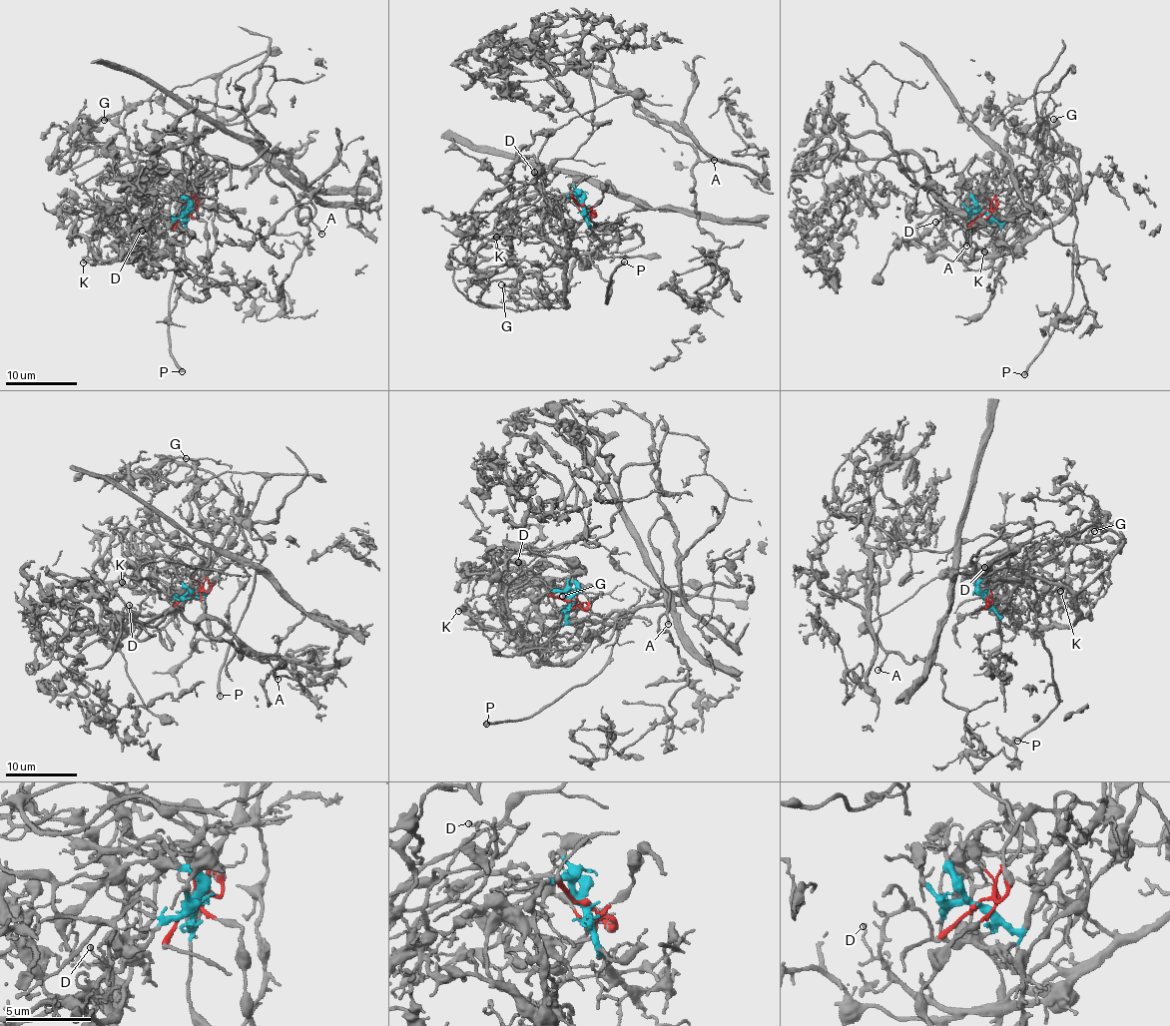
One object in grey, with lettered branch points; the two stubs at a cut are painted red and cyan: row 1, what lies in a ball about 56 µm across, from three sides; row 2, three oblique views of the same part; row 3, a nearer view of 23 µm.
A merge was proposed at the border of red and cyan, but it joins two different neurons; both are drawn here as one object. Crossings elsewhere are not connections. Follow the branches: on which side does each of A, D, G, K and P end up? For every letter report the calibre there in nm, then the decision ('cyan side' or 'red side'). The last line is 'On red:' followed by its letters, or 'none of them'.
A: 190 nm | red side
D: 140 nm | cyan side
G: 180 nm | red side
K: 170 nm | cyan side
P: 320 nm | cyan side
On red: A, G

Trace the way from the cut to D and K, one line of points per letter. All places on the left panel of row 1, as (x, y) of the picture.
D: (186, 213), (187, 220), (206, 156), (182, 141), (156, 157), (148, 202), (155, 256), (145, 260), (142, 230)
K: (186, 213), (187, 220), (206, 156), (182, 141), (156, 157), (144, 248), (115, 261), (83, 262)

